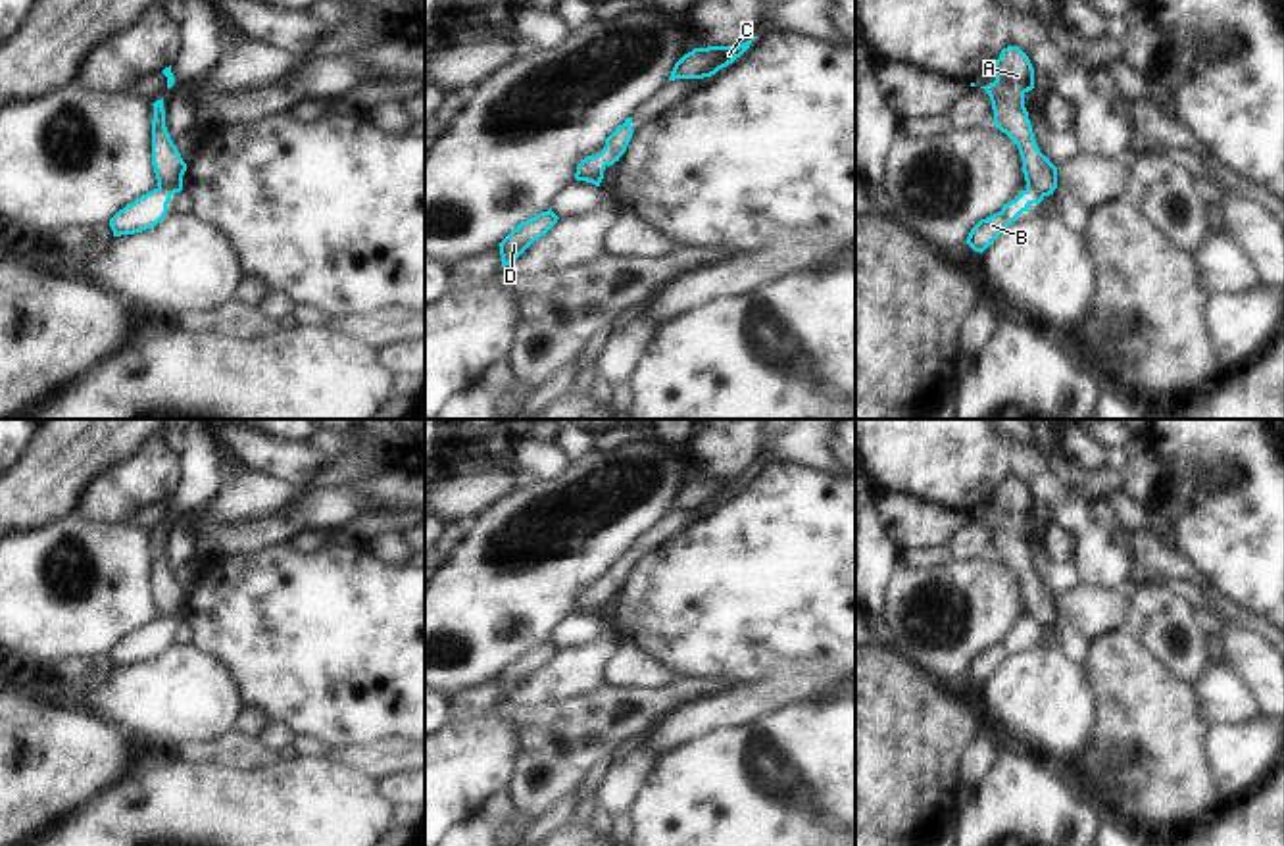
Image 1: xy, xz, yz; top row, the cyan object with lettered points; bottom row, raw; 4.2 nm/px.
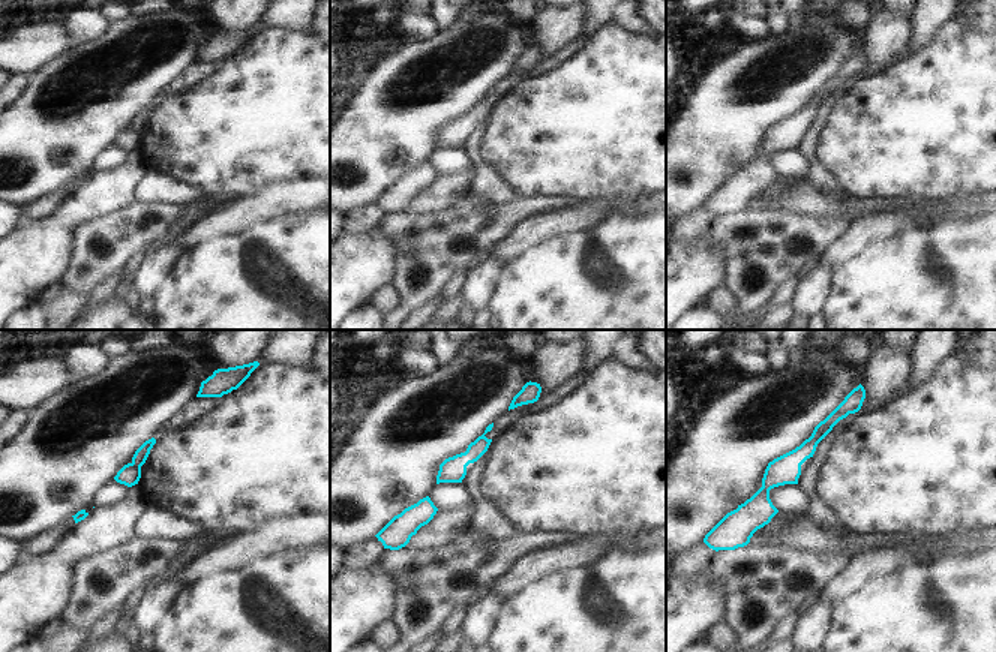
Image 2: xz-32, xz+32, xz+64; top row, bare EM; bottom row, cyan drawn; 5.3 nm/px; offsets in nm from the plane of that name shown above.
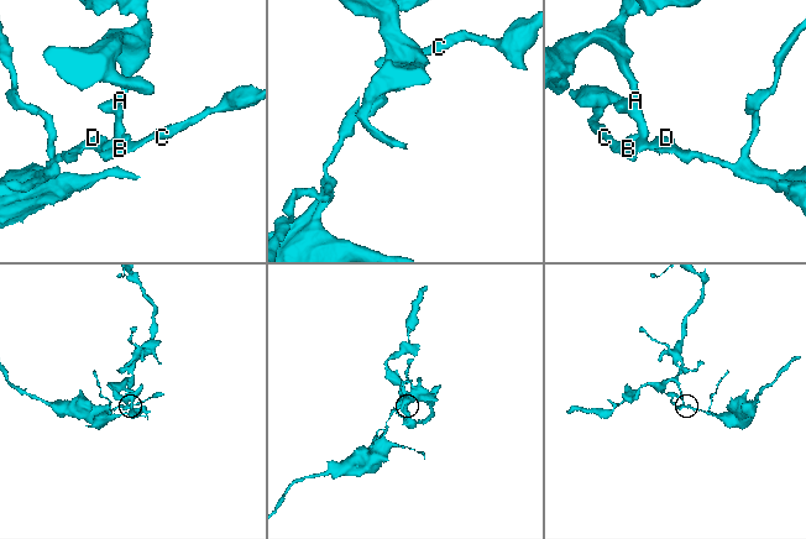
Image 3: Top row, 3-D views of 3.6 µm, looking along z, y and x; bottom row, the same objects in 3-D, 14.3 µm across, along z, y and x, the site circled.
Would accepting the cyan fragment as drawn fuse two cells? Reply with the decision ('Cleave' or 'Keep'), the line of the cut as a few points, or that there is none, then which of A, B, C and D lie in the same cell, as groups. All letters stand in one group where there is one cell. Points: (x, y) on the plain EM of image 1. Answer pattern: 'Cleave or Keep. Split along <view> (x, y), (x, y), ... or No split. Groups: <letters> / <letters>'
Cleave. Split along xz (604, 595), (583, 610). Groups: A / B C D.

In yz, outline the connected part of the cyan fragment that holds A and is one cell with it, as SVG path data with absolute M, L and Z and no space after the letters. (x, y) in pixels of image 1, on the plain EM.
M1007 477L992 496L996 508L988 517L994 556L1005 563L1019 579L1026 621L1040 627L1049 627L1057 619L1057 598L1040 583L1025 525L1034 519L1034 498L1028 486L1019 477Z

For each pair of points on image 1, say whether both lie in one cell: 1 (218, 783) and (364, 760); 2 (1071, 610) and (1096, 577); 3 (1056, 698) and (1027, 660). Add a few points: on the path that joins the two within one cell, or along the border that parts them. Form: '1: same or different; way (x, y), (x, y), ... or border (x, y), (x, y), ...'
1: different; border (325, 756), (362, 770), (377, 783)
2: different; border (1086, 583), (1117, 589)
3: same; way (1046, 689), (1031, 670)

